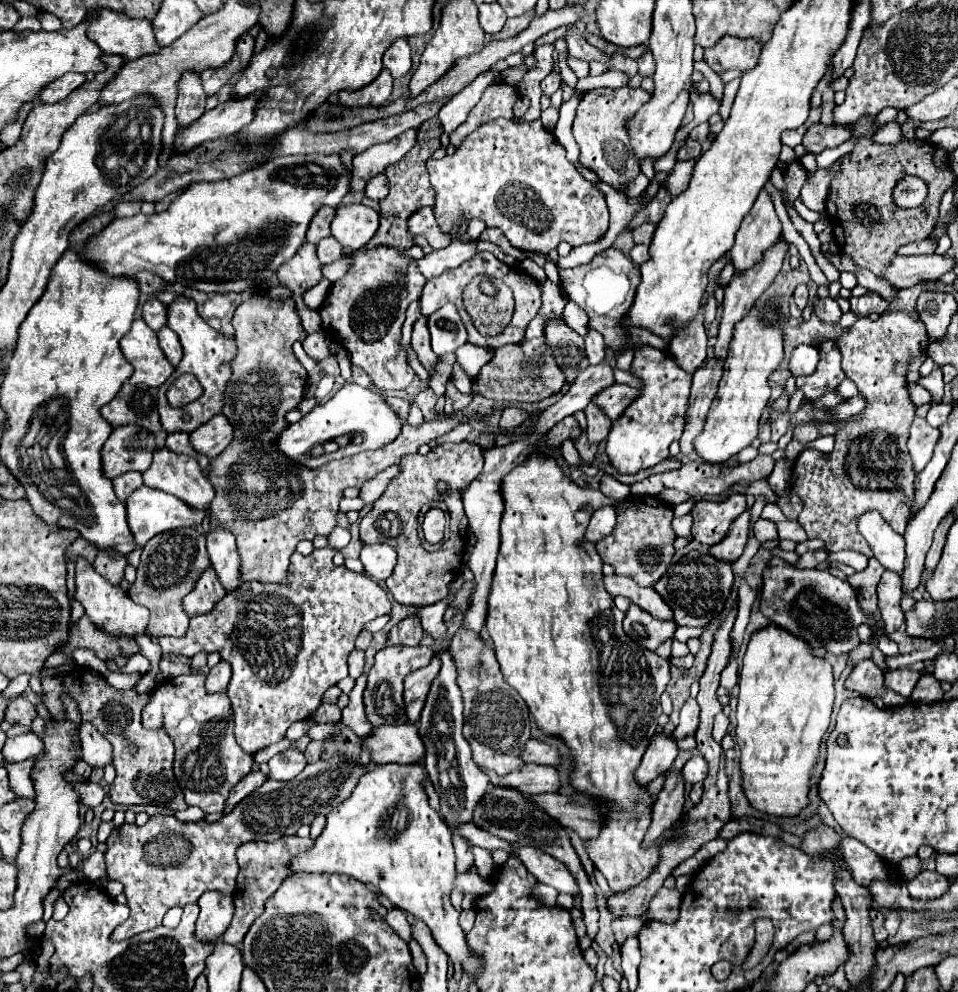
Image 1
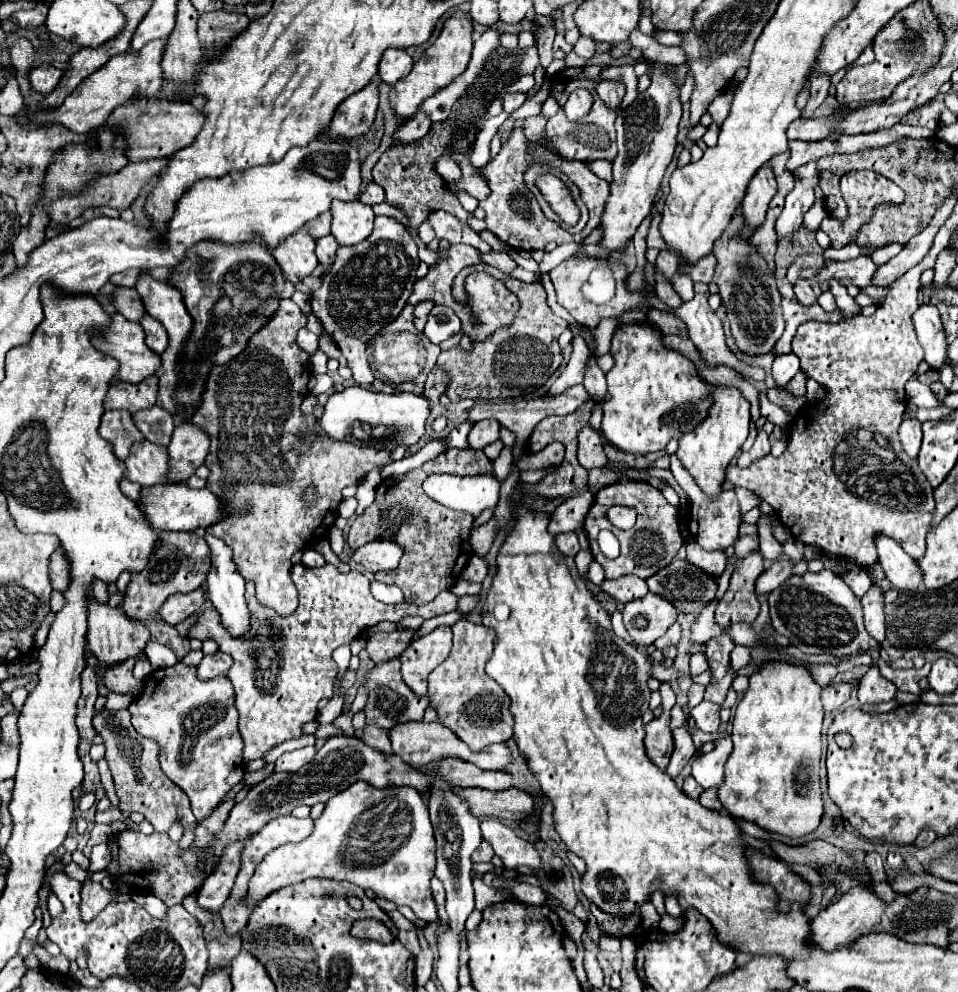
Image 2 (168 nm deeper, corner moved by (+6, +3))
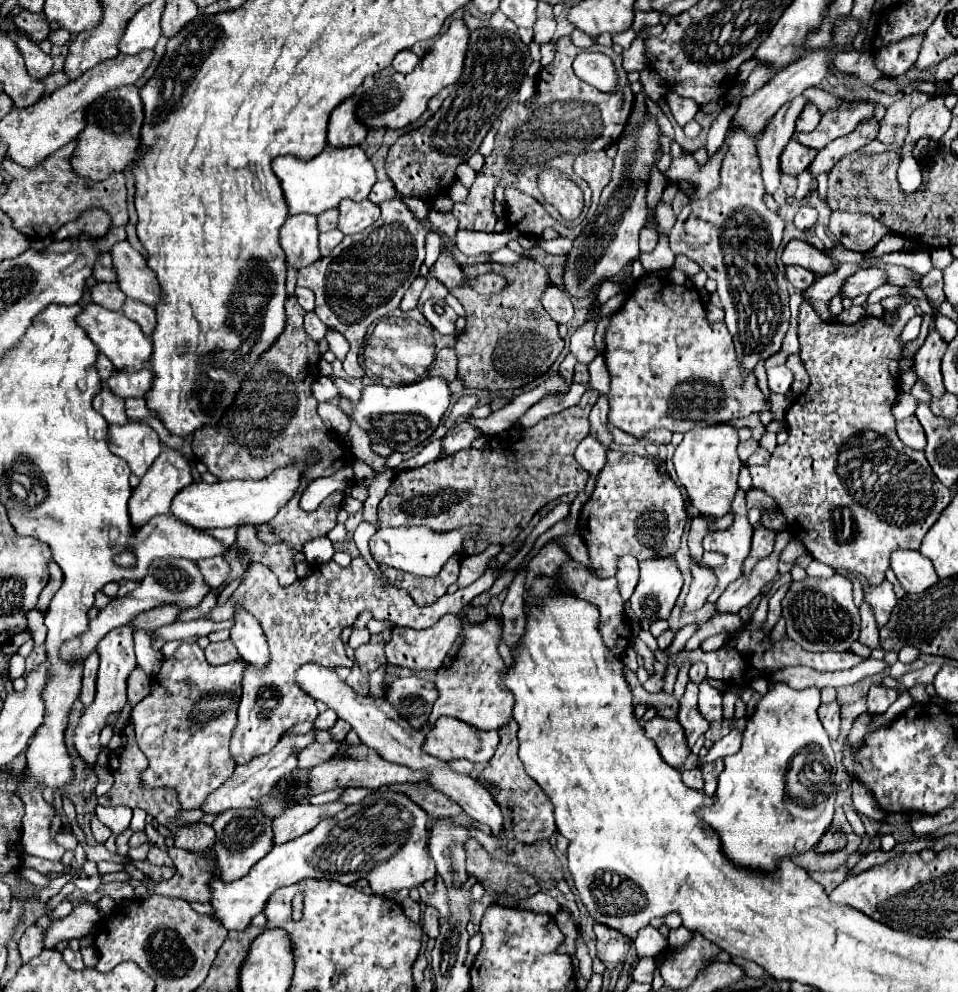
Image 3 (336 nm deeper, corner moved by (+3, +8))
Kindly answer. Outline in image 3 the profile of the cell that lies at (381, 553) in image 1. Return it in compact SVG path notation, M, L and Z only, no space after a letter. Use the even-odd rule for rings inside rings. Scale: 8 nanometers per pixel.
M468 525L452 531L432 531L428 527L396 527L396 529L380 529L370 539L370 553L376 563L408 571L420 577L434 577L454 555L464 555L466 539L476 541L480 533L478 525Z

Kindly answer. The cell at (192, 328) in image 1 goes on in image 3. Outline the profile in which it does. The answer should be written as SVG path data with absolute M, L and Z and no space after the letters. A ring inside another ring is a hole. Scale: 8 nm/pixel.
M128 241L114 243L110 255L120 291L154 307L160 301L160 287L156 287L156 277L148 271L146 259Z

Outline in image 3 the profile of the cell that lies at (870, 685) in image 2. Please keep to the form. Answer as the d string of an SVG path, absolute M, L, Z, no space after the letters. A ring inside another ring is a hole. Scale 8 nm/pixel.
M874 685L874 687L870 687L868 699L866 699L868 713L882 715L896 699L898 699L898 693L894 689L886 689L882 685Z

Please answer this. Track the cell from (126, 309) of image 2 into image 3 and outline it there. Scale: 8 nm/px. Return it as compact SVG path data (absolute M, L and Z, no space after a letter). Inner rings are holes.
M96 283L94 287L90 287L90 295L96 305L106 307L110 311L120 311L120 307L126 299L124 293L120 291L118 283Z

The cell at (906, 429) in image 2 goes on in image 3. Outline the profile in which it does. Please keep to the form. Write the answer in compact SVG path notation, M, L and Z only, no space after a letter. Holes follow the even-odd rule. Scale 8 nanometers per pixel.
M914 415L902 419L896 423L896 433L900 437L900 441L910 447L910 449L924 449L926 447L926 435L922 425L918 423L918 419Z

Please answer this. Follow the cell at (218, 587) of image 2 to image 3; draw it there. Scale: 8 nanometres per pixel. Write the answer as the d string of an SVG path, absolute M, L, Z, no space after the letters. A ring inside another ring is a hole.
M236 611L234 627L230 629L230 639L236 645L240 657L252 663L256 669L262 669L270 663L268 643L260 623L246 611Z

